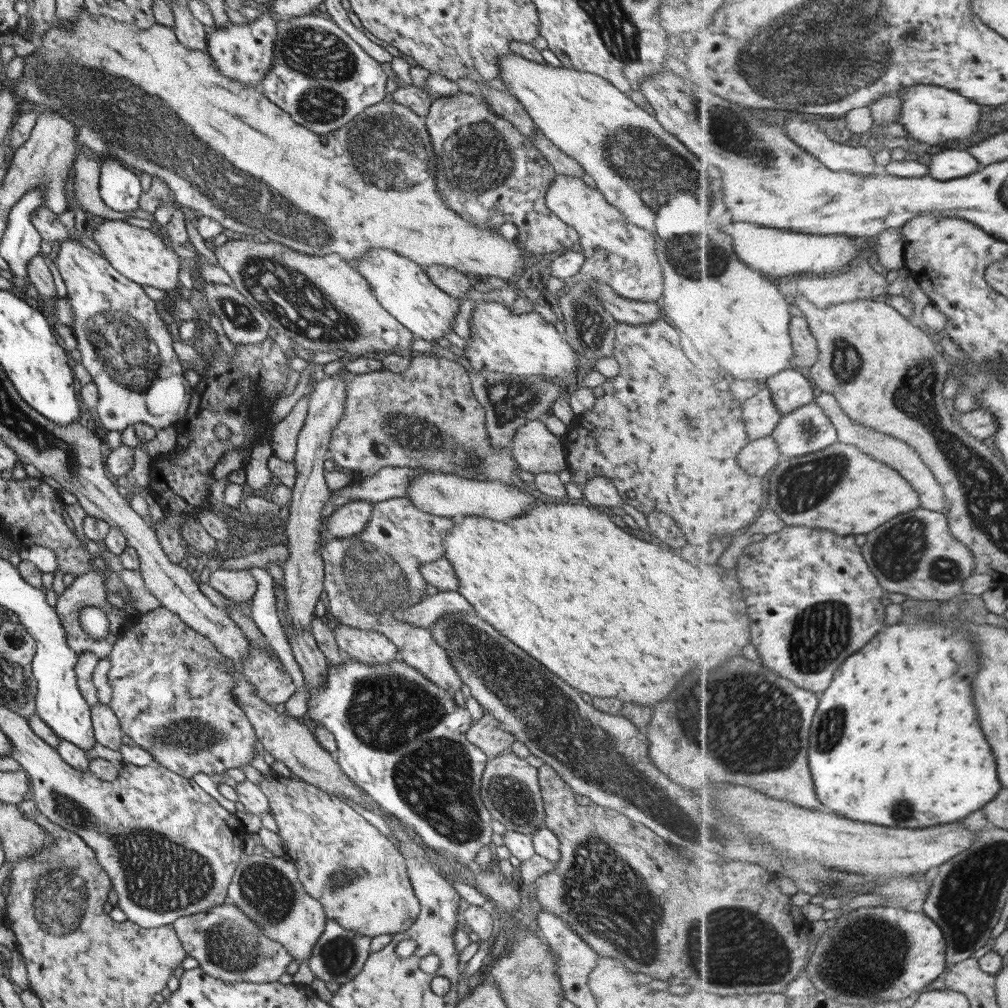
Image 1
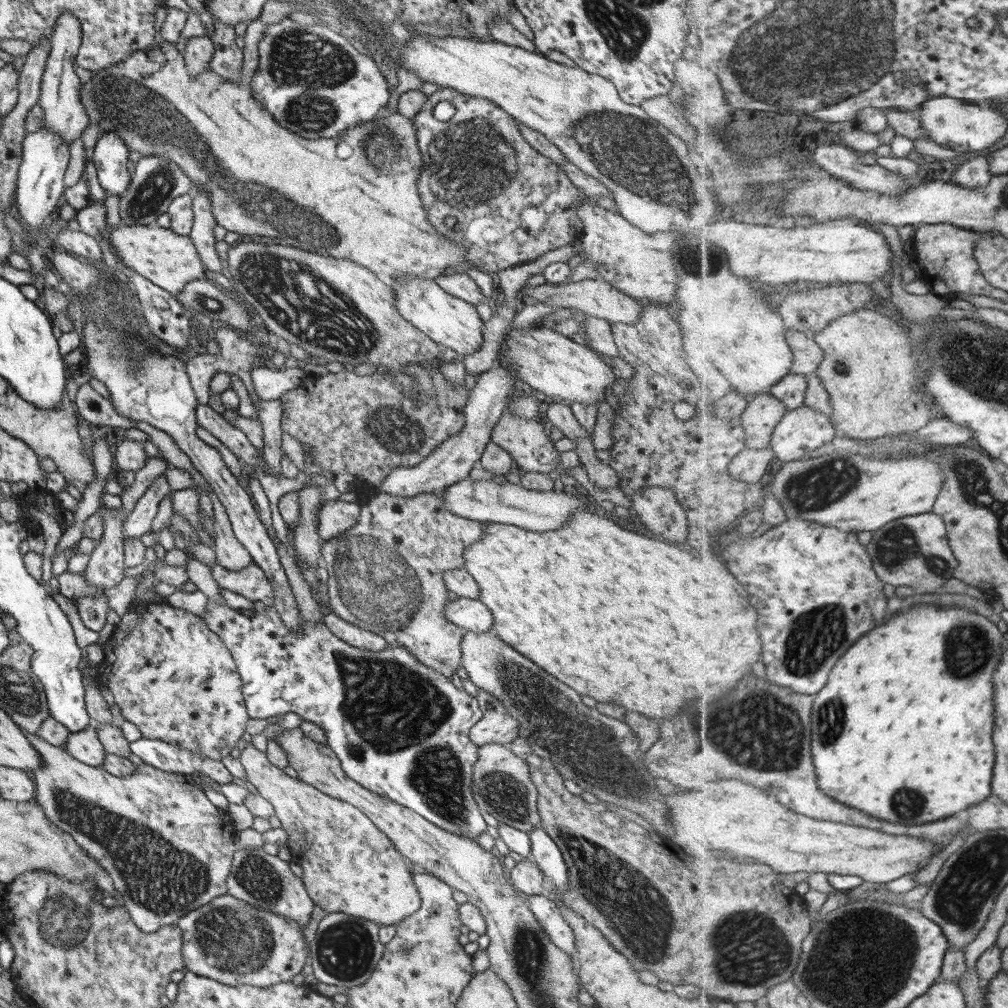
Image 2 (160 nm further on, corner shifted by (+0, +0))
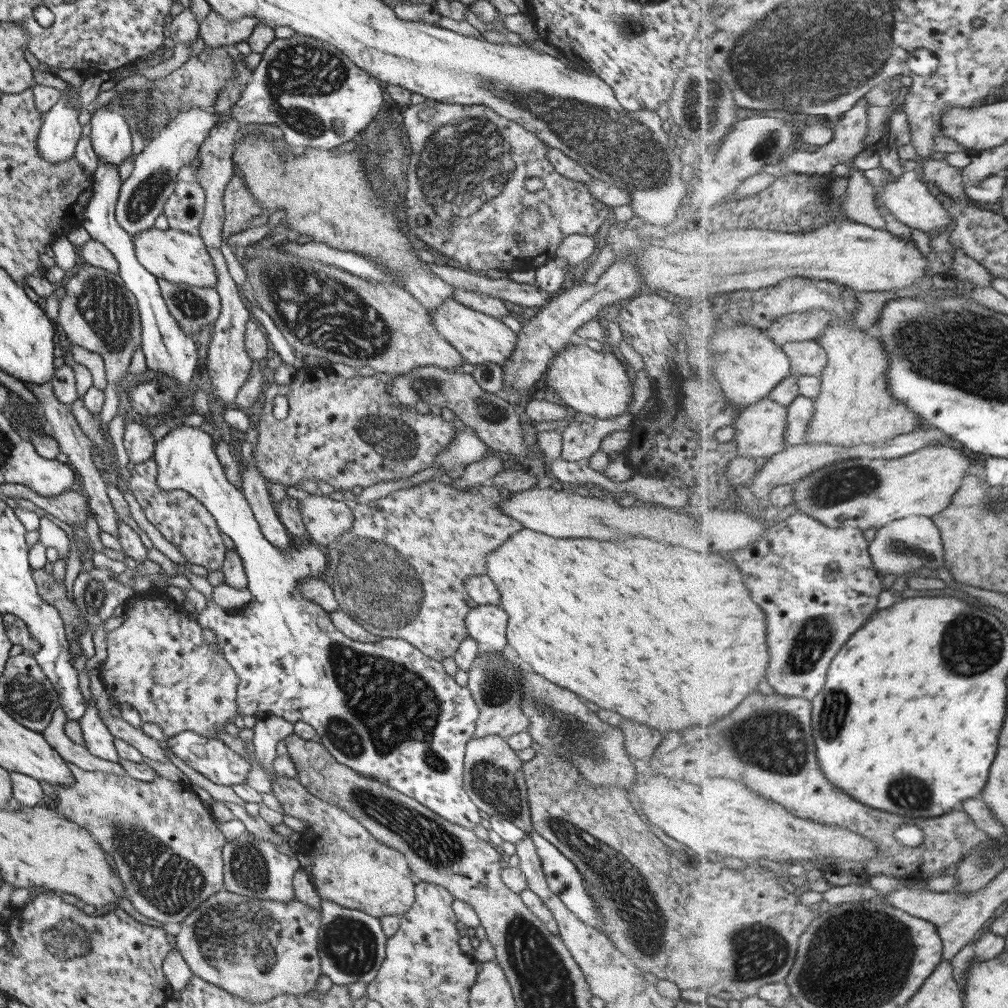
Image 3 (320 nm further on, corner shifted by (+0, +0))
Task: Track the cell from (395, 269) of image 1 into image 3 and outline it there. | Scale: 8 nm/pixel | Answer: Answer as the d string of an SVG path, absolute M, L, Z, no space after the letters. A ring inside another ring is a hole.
M446 298L433 311L427 310L427 320L433 324L437 334L451 344L455 351L470 365L491 362L499 367L511 357L515 349L515 332L512 332L496 315L489 317L459 304L453 298Z

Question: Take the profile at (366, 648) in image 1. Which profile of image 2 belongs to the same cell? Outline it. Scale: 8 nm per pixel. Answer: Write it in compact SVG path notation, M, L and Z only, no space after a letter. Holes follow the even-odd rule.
M335 613L324 615L322 622L338 639L343 640L349 646L373 652L389 646L387 641L383 640L380 635L348 623L342 618L335 616Z

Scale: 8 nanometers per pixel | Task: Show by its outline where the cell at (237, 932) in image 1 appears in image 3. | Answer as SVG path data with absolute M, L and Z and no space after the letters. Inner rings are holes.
M221 890L181 922L176 949L193 976L247 1002L267 1002L278 994L310 994L322 974L317 948L321 913L297 899L288 903L251 899Z

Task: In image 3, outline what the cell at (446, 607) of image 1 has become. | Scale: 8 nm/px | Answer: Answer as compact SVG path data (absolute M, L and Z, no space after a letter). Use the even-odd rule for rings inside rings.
M477 605L466 614L464 625L479 647L501 651L506 643L507 619L507 613L497 605Z

